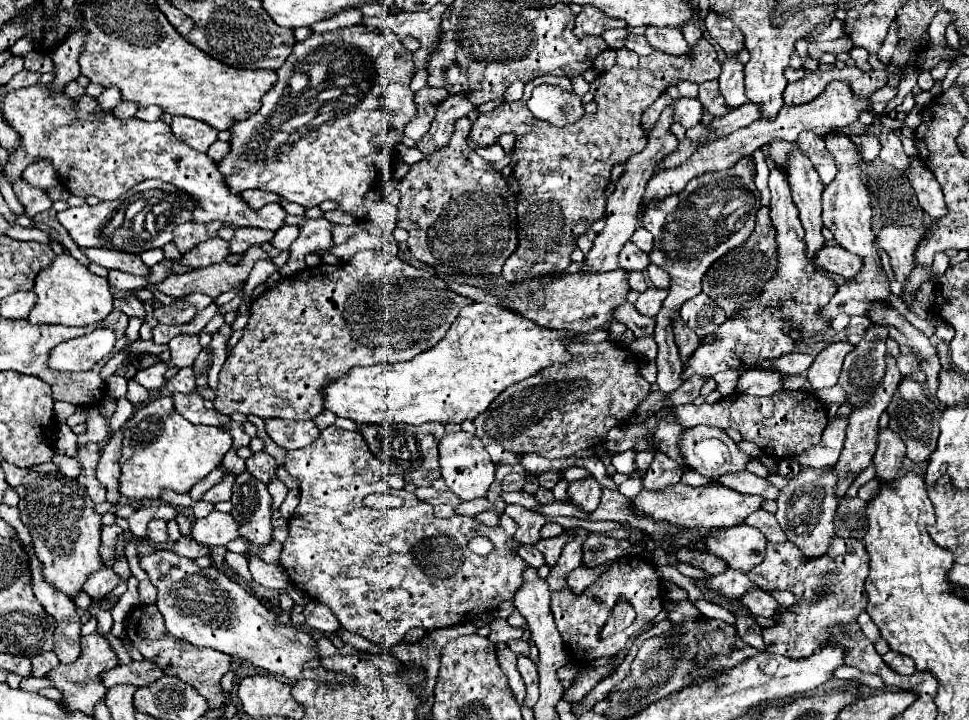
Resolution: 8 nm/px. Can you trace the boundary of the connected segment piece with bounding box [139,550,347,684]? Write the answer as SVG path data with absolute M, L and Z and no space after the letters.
M155 550L153 554L143 554L139 560L141 568L147 572L151 584L157 588L157 608L165 618L167 632L175 638L187 640L195 646L213 648L229 656L239 656L271 674L285 676L289 680L313 678L321 682L343 682L343 674L319 670L303 670L303 664L317 658L315 640L295 630L291 624L277 624L277 616L271 614L257 596L247 592L239 582L227 578L217 568L199 568L195 560L183 558L171 550Z

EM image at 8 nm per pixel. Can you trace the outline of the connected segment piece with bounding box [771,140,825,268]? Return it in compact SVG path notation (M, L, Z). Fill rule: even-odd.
M775 140L771 142L771 158L775 160L777 166L783 166L785 172L787 172L787 180L791 184L791 194L793 194L793 202L795 206L799 208L799 218L803 222L803 228L805 228L805 254L809 256L811 264L817 268L813 256L817 256L817 252L825 246L825 238L821 236L821 228L823 228L823 222L821 222L821 192L823 192L823 184L813 168L813 164L809 160L805 160L805 154L797 148L795 142L783 142L783 140Z

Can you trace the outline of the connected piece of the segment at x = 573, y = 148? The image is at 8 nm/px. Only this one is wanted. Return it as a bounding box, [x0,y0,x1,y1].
[469,38,721,282]

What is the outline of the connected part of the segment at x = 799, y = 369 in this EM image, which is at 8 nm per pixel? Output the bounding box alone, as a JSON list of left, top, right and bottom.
[773,352,813,374]

